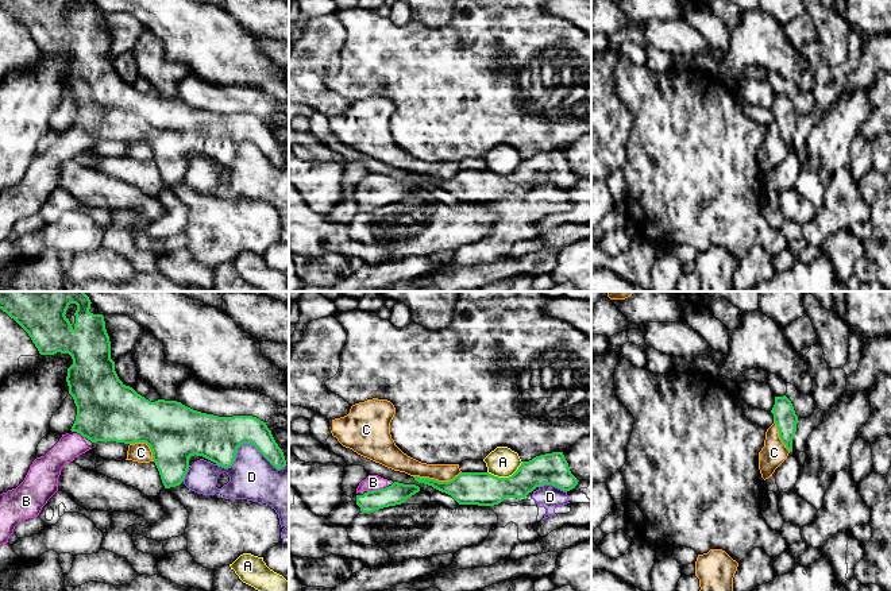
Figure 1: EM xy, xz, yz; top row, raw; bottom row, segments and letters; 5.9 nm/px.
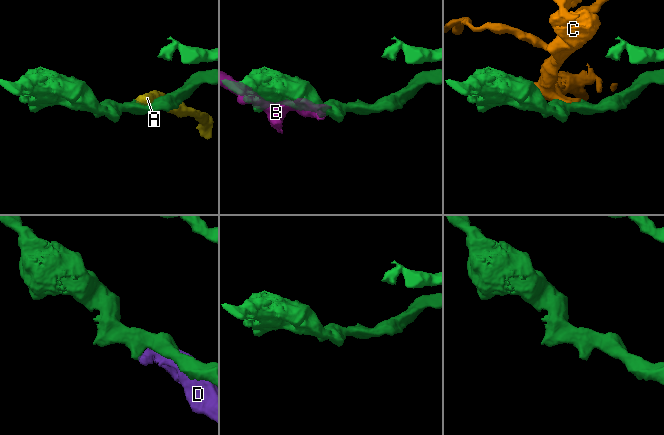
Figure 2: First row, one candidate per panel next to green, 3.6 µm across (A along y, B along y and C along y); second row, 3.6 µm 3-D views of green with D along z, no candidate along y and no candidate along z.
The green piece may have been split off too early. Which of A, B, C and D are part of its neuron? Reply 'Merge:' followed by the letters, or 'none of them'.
Merge: B

